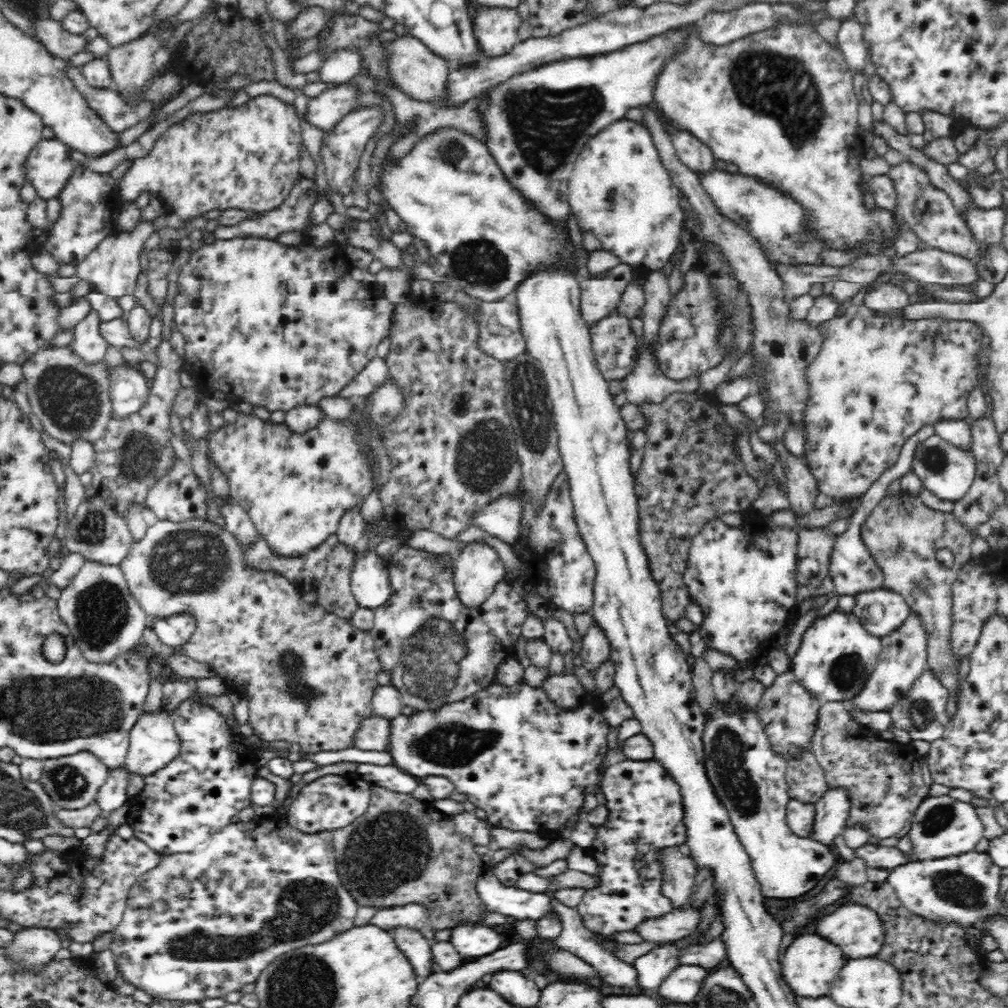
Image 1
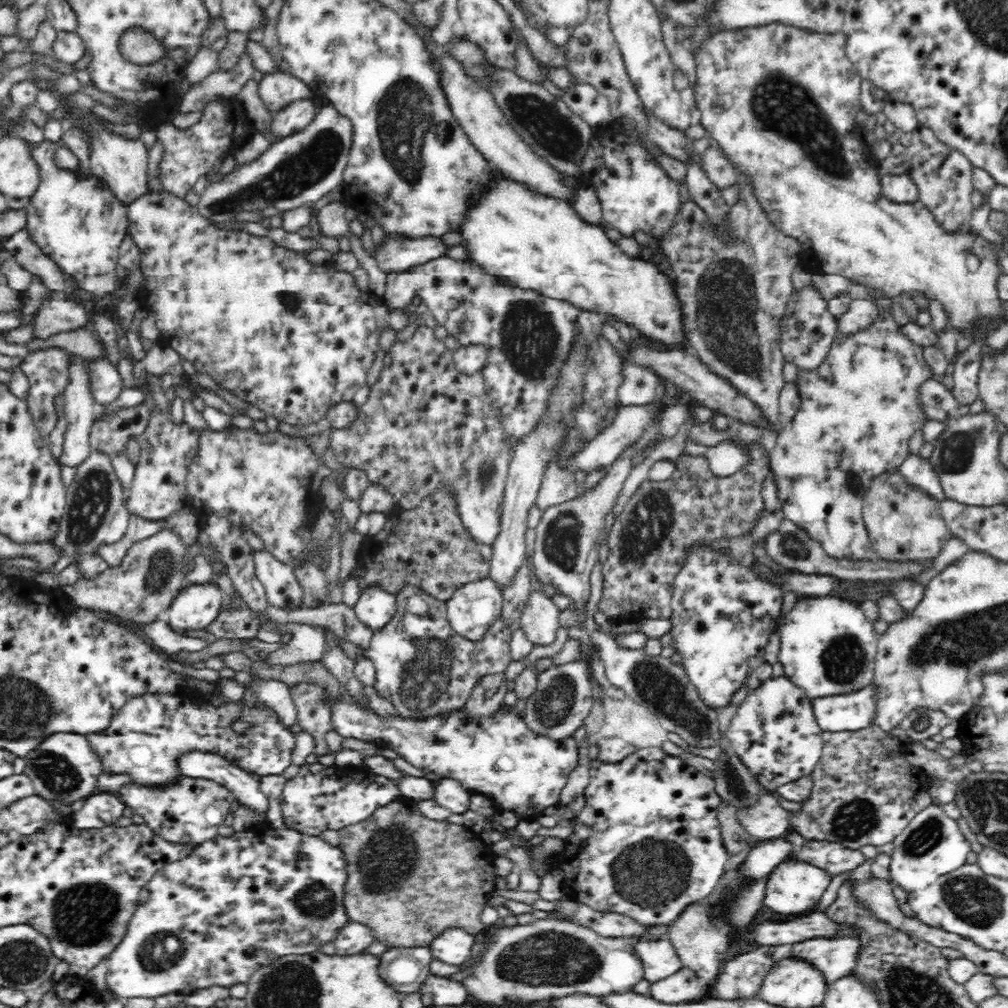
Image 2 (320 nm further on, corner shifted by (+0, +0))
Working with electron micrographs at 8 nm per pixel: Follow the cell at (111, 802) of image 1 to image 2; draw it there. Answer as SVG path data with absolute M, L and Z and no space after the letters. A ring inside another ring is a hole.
M95 792L84 800L82 808L70 816L70 822L80 829L97 829L114 825L126 806L115 793Z

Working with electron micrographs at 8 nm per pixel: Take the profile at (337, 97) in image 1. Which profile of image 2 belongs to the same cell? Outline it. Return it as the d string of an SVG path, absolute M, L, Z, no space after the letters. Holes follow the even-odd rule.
M310 99L296 100L279 113L272 113L272 131L280 138L290 136L310 126L318 113L319 106Z

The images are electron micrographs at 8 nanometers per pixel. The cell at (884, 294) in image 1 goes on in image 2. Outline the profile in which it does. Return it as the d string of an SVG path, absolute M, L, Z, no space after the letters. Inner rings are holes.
M852 299L848 310L837 318L837 331L849 335L862 330L876 322L882 311L874 299Z

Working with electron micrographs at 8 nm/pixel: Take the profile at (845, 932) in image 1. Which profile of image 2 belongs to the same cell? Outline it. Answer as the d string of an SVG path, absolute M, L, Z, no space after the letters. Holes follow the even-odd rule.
M851 934L822 935L791 946L791 954L814 964L832 984L854 973L862 950L859 936Z

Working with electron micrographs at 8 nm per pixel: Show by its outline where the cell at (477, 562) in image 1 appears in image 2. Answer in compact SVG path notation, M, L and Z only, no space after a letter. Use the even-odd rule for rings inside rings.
M490 574L465 582L446 601L448 621L458 634L476 640L500 616L503 588Z

